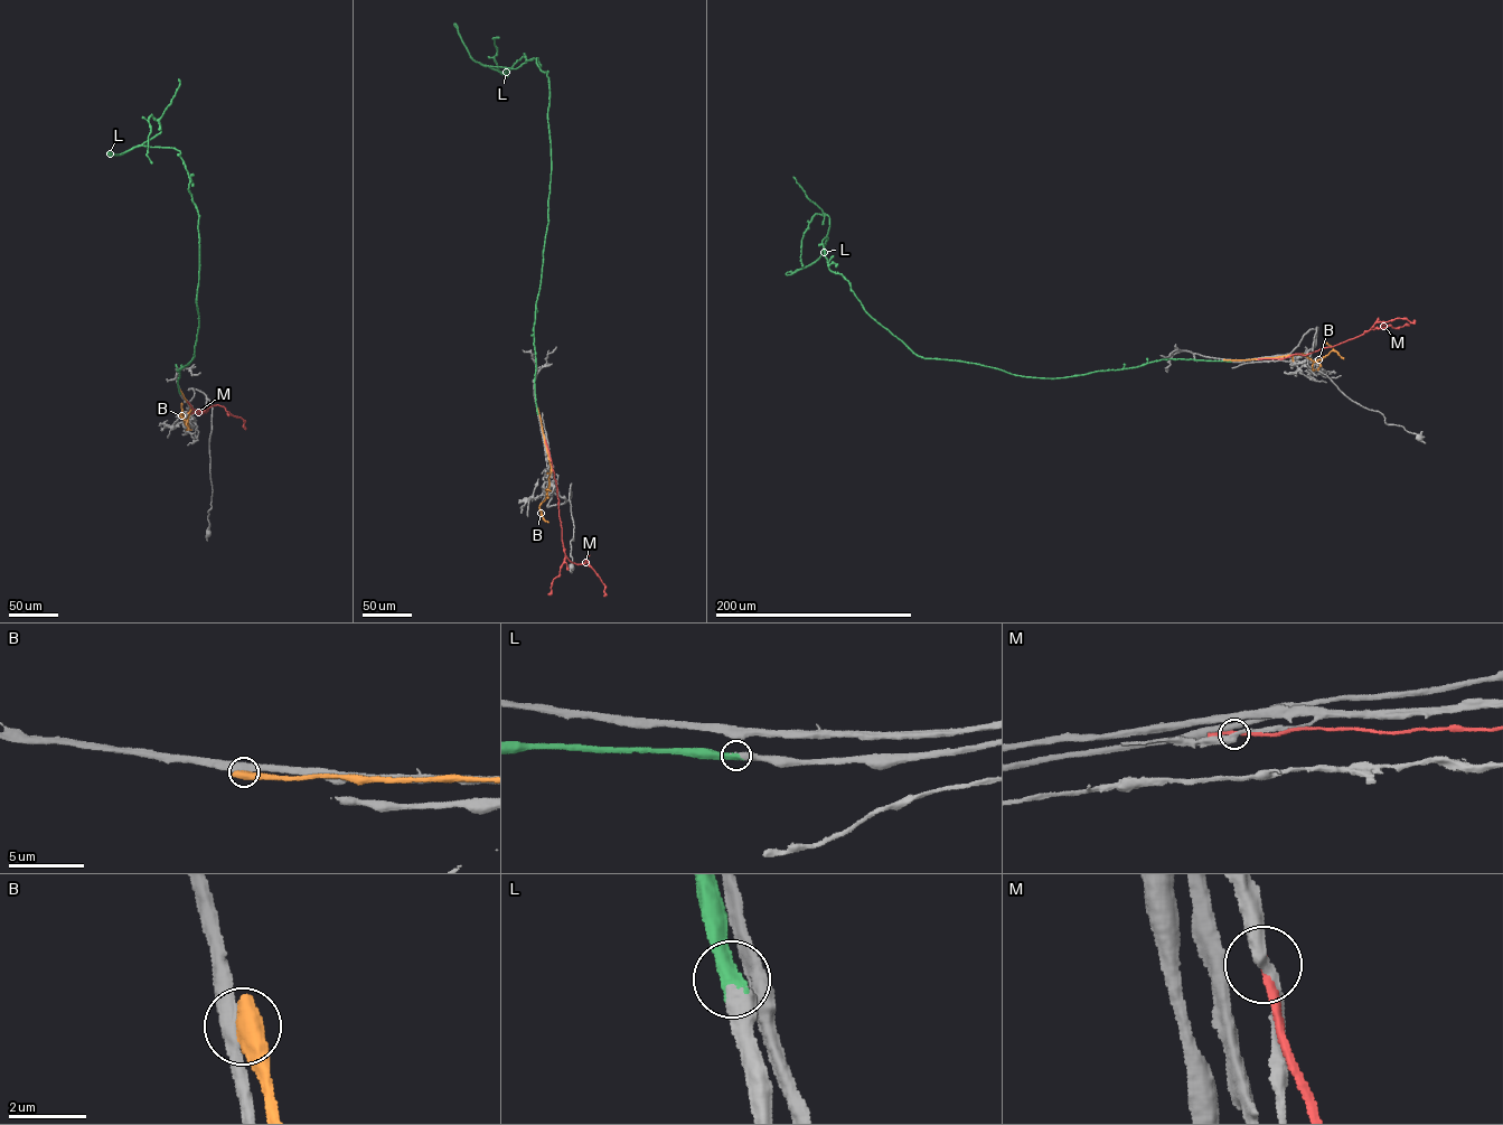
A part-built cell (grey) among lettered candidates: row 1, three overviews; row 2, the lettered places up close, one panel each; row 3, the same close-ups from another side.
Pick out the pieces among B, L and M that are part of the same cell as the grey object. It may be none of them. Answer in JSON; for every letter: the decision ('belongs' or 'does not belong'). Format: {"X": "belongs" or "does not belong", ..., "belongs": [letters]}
{"B": "does not belong", "L": "belongs", "M": "does not belong", "belongs": ["L"]}

